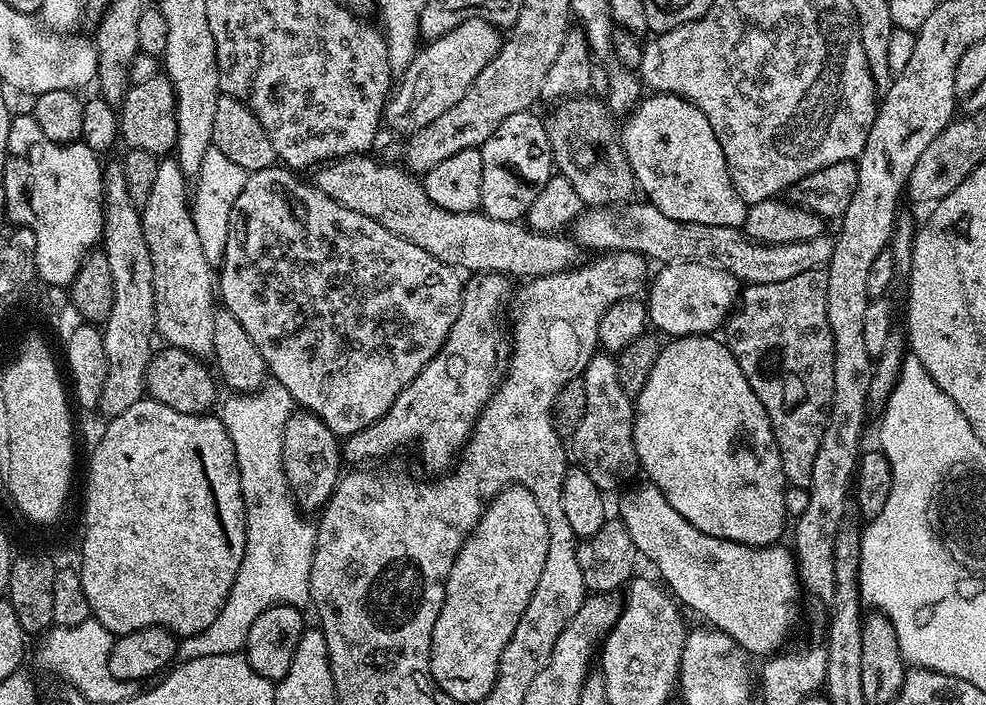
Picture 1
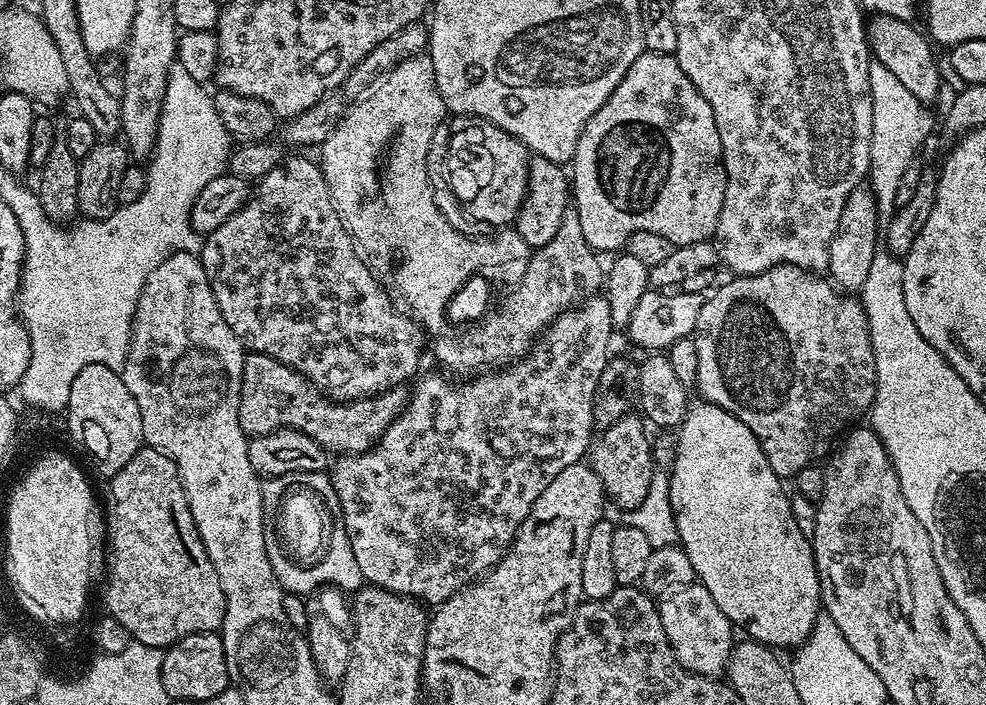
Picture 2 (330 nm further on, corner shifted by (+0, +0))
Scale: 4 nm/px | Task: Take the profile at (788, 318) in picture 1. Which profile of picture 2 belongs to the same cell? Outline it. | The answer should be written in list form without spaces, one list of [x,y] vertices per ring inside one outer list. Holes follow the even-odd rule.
[[[775,264],[769,272],[759,272],[753,276],[736,276],[728,278],[724,285],[721,283],[705,299],[702,310],[698,314],[698,322],[694,339],[698,350],[698,370],[694,381],[694,388],[701,392],[705,401],[716,404],[726,410],[734,418],[746,422],[758,438],[762,450],[766,454],[766,462],[770,462],[770,470],[782,478],[795,478],[803,468],[813,467],[820,455],[831,453],[834,448],[832,439],[839,437],[860,415],[871,409],[876,397],[876,367],[874,366],[874,350],[870,342],[868,319],[864,313],[864,306],[855,295],[845,294],[828,278],[815,272],[808,272],[793,264]]]

